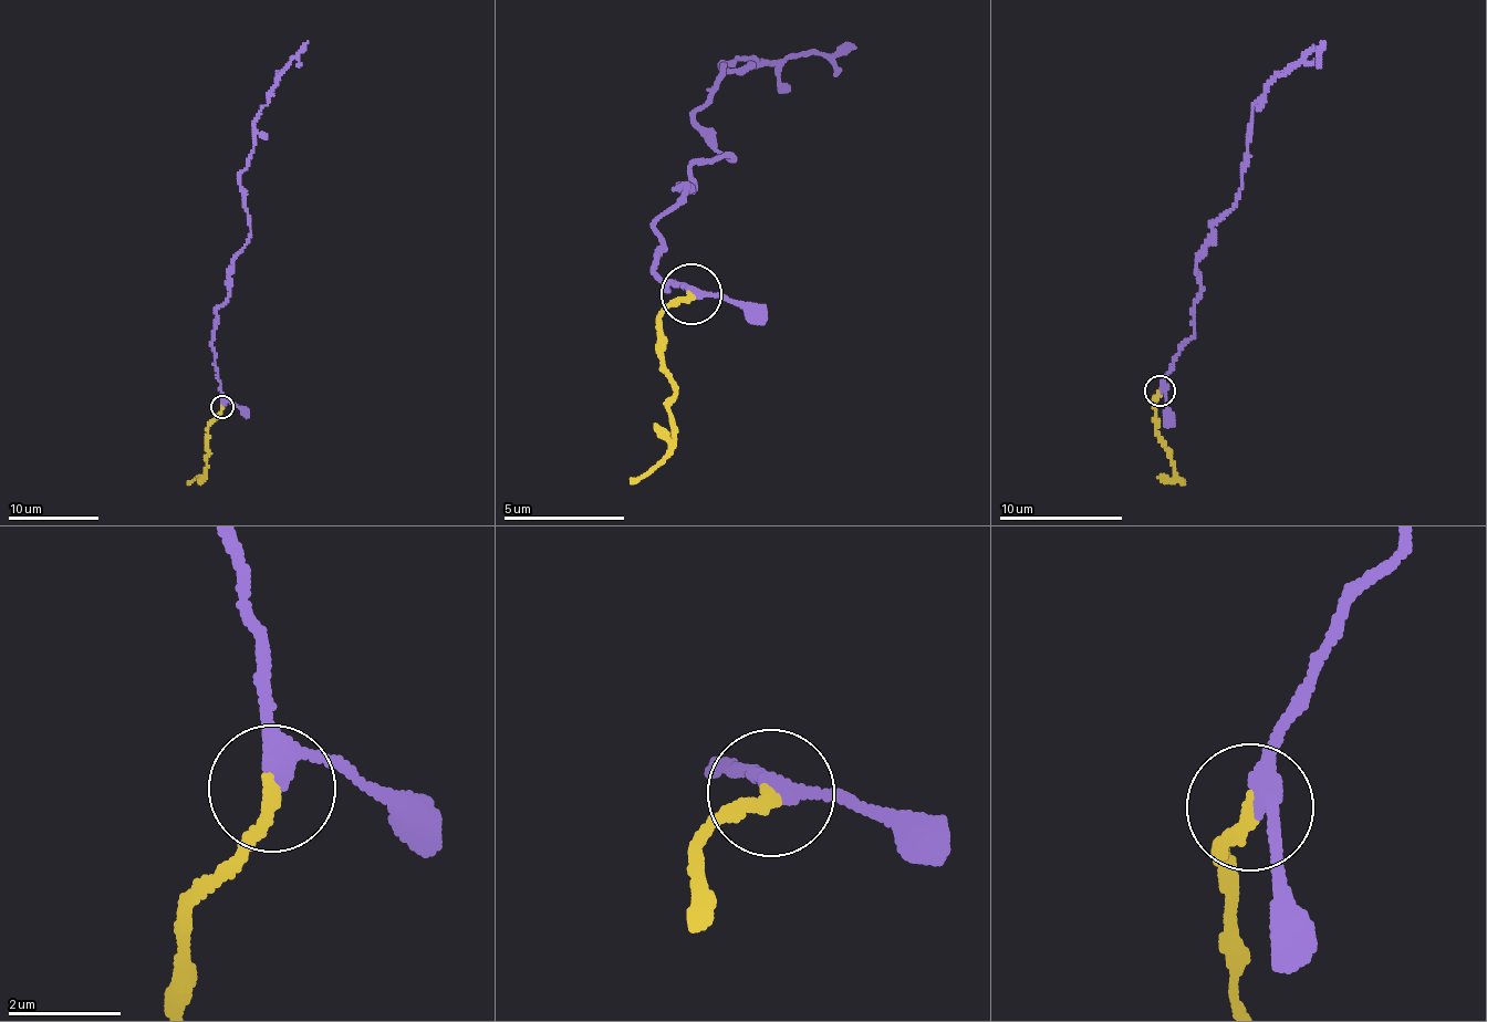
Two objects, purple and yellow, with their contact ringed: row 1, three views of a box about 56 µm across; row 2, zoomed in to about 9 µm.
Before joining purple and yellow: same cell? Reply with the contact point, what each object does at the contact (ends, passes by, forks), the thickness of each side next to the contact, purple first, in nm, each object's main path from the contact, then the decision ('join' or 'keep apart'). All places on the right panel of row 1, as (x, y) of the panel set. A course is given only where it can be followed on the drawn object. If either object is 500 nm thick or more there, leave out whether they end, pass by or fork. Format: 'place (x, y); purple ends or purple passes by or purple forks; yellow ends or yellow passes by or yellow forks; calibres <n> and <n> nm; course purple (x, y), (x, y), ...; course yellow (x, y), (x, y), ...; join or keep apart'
place (1160, 390); purple passes by; yellow ends; calibres 280 and 240 nm; course purple (1161, 388), (1194, 333), (1198, 251), (1212, 241), (1212, 223), (1241, 184), (1252, 103), (1271, 79), (1324, 42); course yellow (1161, 390), (1154, 402), (1156, 434), (1168, 449), (1174, 478), (1184, 482); join

